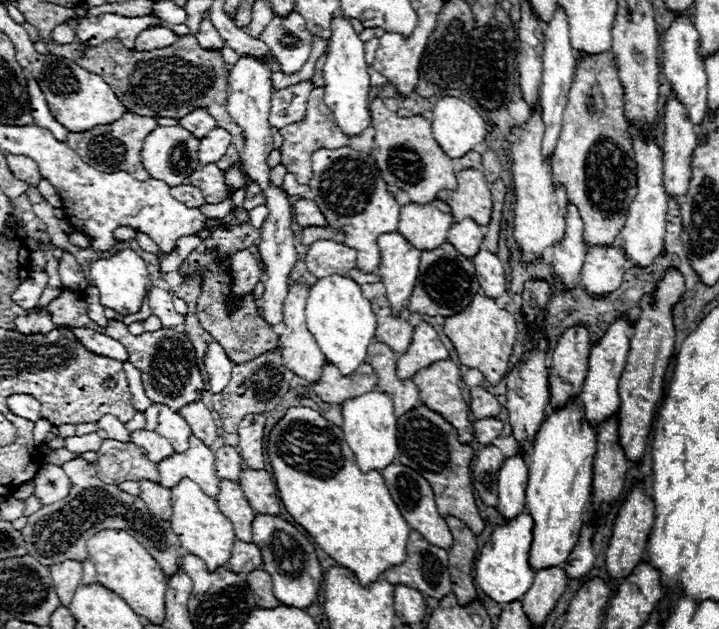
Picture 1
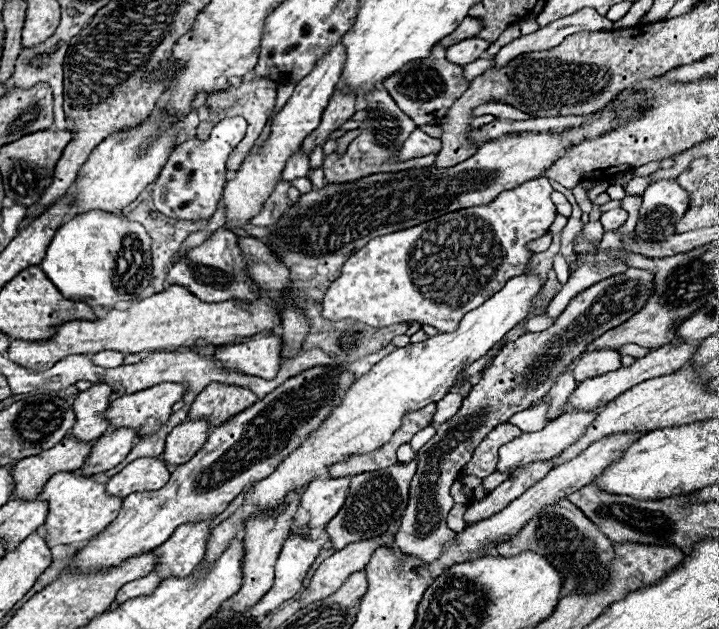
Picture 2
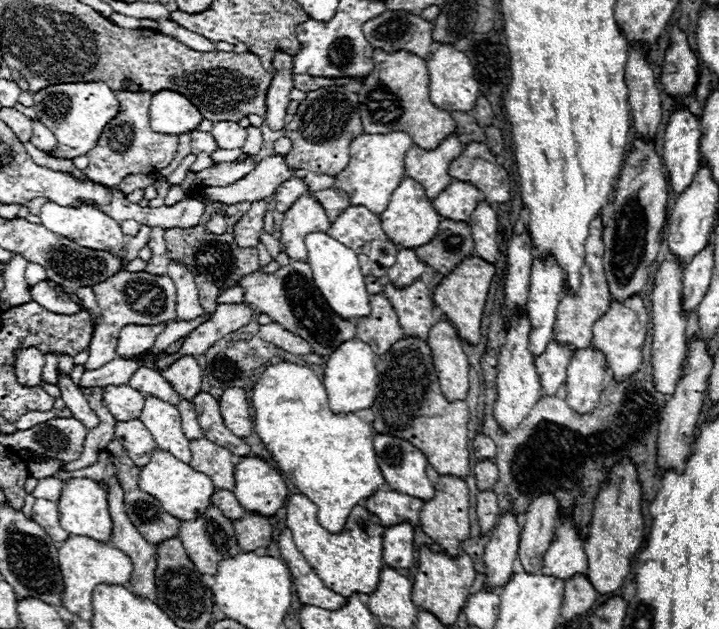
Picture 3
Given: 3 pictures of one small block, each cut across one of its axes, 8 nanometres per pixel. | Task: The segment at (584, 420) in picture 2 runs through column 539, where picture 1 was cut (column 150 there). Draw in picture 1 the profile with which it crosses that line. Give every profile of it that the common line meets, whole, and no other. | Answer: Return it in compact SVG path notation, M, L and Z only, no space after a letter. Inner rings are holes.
M136 430L136 432L132 432L132 442L138 444L138 448L142 448L142 452L146 452L146 456L150 456L150 460L154 460L154 464L158 464L166 456L174 454L172 444L158 432Z

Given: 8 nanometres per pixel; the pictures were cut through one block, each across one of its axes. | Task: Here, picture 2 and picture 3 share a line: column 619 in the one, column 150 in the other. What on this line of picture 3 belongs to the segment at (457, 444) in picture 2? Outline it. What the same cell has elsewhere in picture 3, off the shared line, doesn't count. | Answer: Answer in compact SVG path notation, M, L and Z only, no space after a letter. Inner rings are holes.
M120 270L118 274L110 276L110 280L96 284L96 304L102 312L102 320L92 336L90 342L90 356L84 364L86 370L100 368L102 364L108 364L114 360L118 334L128 324L140 324L140 326L154 326L154 324L168 324L170 320L176 320L176 288L174 282L168 276L152 276L146 272L126 272Z

